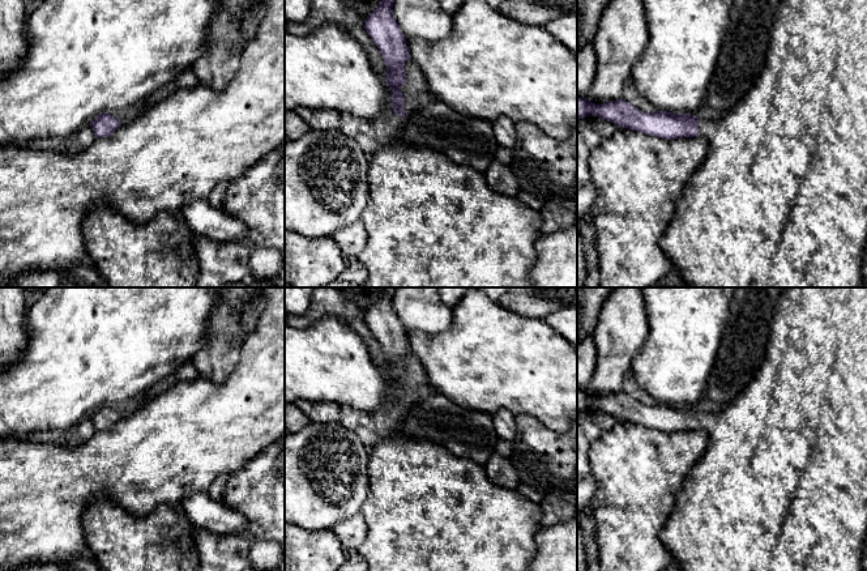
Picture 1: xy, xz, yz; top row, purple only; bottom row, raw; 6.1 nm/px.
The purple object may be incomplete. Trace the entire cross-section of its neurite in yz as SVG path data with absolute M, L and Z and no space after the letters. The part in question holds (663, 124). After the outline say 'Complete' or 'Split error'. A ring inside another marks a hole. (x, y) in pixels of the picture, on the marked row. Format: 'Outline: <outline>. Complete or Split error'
Outline: M781 0L776 20L770 31L770 44L765 60L765 68L761 72L755 86L748 94L731 110L723 112L717 119L699 119L689 114L671 114L667 111L644 112L633 107L623 98L603 105L595 105L586 98L577 98L577 120L588 115L595 115L599 119L619 124L623 128L641 132L649 136L672 140L676 137L696 137L704 136L708 141L708 154L702 165L693 172L684 187L680 200L676 204L676 210L671 218L671 223L666 230L661 244L674 263L674 269L682 276L688 287L862 287L863 286L863 261L867 248L867 0Z. Split error

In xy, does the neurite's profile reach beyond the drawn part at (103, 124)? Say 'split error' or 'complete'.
complete

